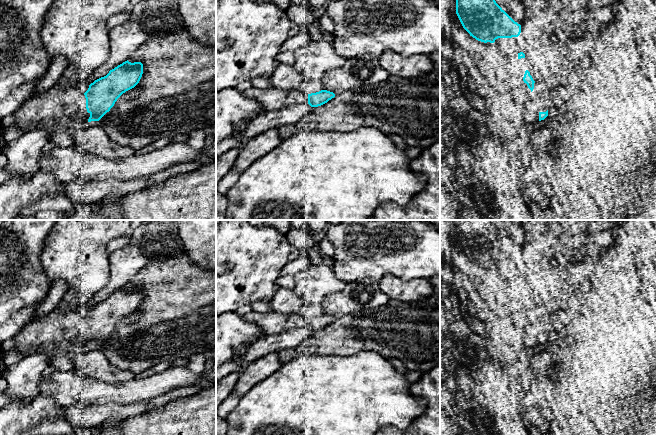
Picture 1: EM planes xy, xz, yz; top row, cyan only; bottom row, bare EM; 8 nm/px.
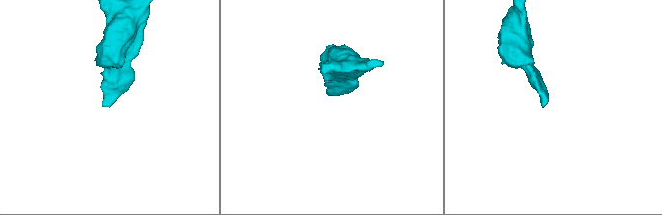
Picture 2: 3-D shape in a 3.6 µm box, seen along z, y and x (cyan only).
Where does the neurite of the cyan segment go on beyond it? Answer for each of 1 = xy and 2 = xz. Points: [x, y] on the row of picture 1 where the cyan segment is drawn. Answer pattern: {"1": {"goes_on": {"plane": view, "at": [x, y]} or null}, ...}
{"1": {"goes_on": {"plane": "xy", "at": [58, 108]}}, "2": {"goes_on": {"plane": "xz", "at": [270, 99]}}}

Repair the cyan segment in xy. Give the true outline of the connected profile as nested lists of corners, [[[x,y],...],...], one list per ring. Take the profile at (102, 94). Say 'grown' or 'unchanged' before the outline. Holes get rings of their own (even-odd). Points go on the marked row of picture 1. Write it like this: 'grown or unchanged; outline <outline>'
grown; outline [[[128,60],[118,65],[109,73],[95,80],[83,93],[77,85],[64,87],[57,84],[50,90],[37,94],[28,99],[16,112],[16,121],[13,125],[23,129],[23,133],[35,128],[48,126],[50,130],[49,142],[57,147],[68,147],[75,144],[75,133],[81,128],[79,114],[85,107],[90,114],[88,122],[99,121],[114,106],[117,99],[126,91],[134,88],[143,74],[141,62],[131,63]]]

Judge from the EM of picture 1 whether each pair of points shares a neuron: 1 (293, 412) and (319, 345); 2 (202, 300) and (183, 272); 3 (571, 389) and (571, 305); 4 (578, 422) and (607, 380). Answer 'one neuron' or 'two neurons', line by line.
1: two neurons
2: one neuron
3: two neurons
4: two neurons

